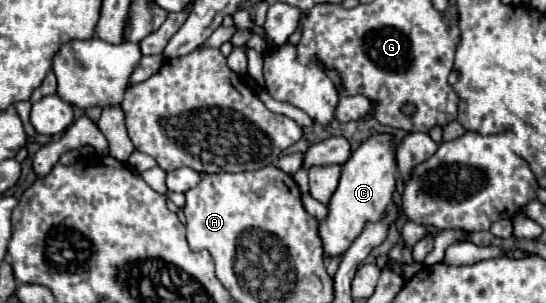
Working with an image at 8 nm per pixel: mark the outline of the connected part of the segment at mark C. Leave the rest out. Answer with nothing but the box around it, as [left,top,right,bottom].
[319,134,397,256]

